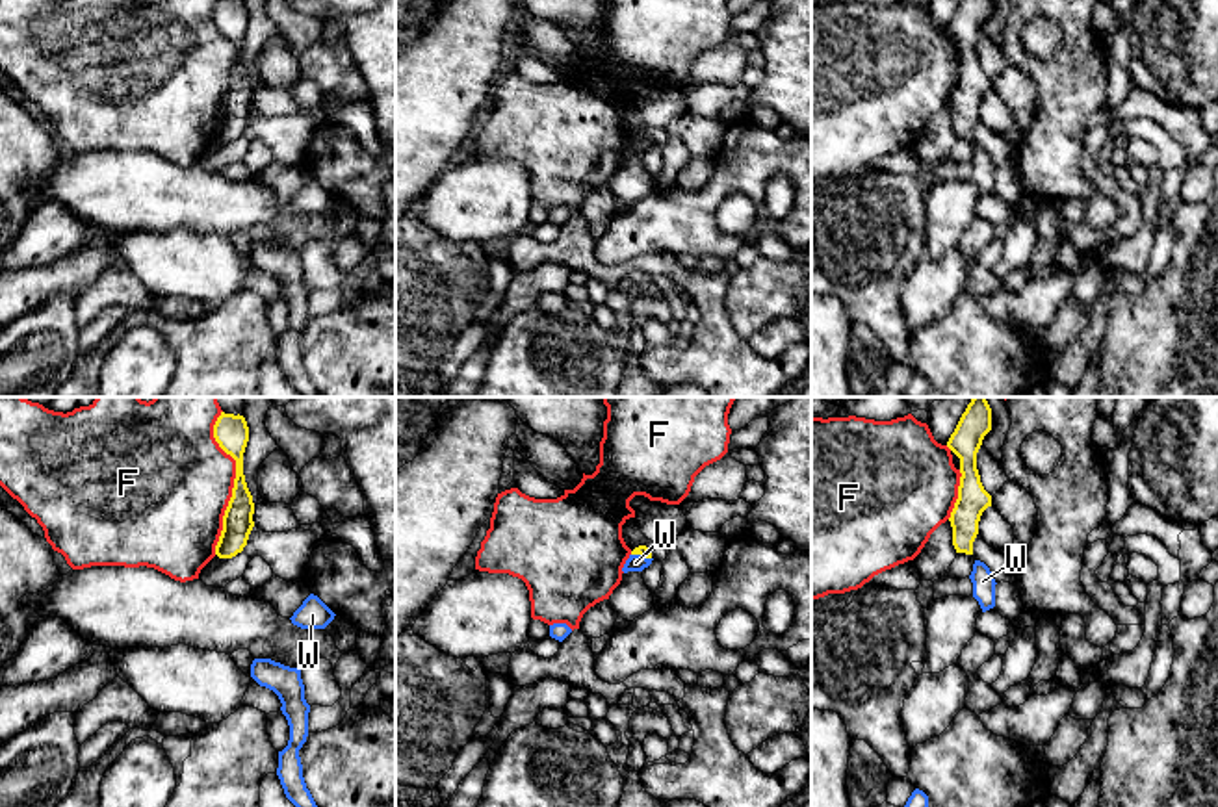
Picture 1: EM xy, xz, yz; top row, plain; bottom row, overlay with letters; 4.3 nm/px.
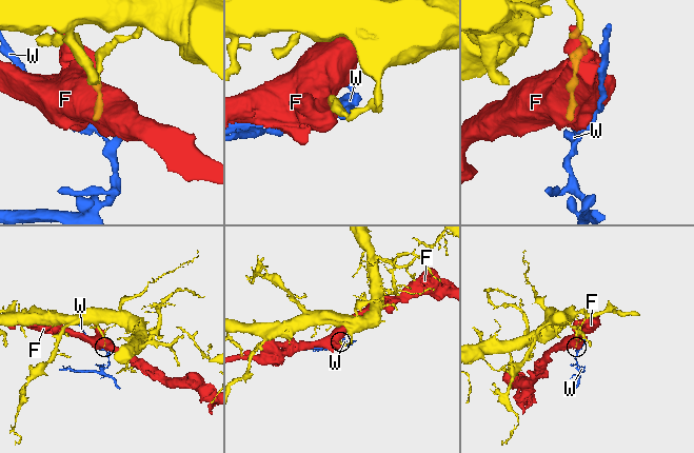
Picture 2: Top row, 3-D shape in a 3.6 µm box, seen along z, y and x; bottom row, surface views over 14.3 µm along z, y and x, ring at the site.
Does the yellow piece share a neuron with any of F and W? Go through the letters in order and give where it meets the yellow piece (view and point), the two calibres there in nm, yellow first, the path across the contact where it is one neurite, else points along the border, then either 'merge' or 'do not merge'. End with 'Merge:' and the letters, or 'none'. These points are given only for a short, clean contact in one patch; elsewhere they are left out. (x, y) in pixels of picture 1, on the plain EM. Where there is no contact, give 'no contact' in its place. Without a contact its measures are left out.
F: meets yellow in xy at (234, 69); 150 nm thick on the yellow side, 480 nm on the other; do not merge
W: meets yellow in xz at (641, 140); 50 nm thick on the yellow side, 80 nm on the other; border along xz (632, 138), (650, 143); do not merge
Merge: none

